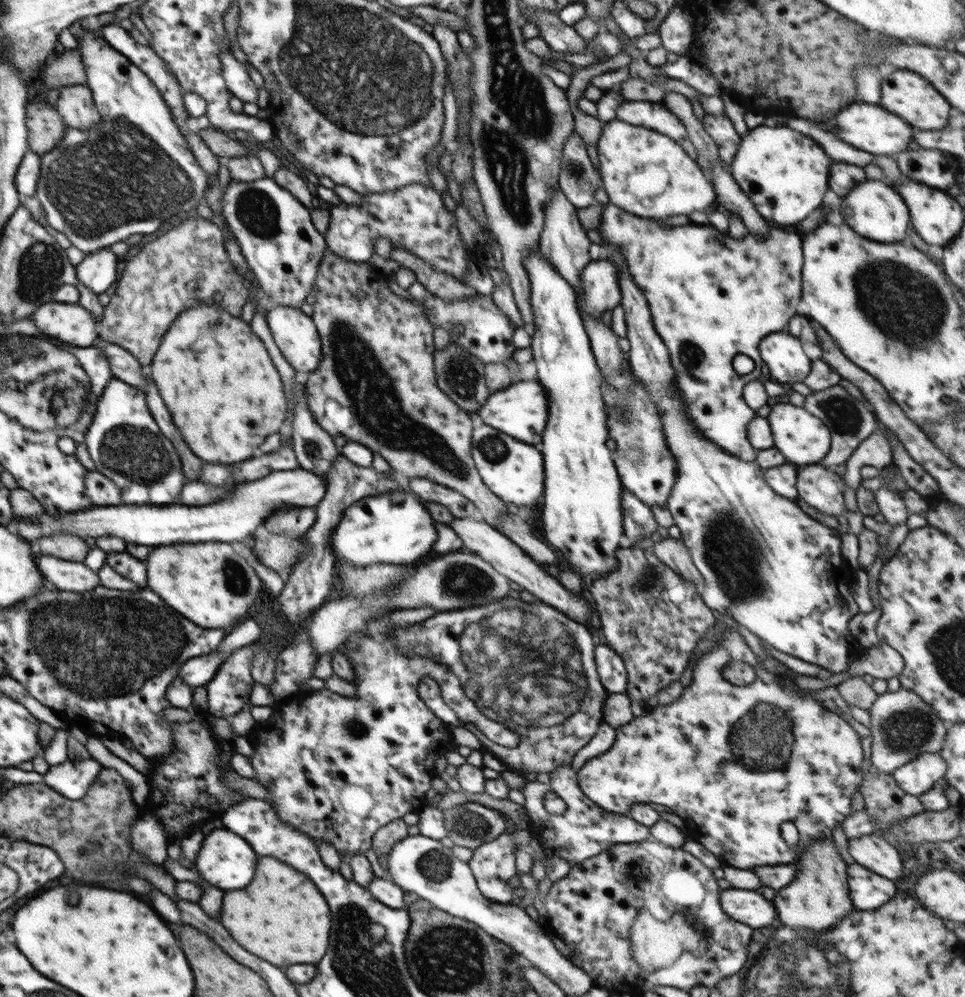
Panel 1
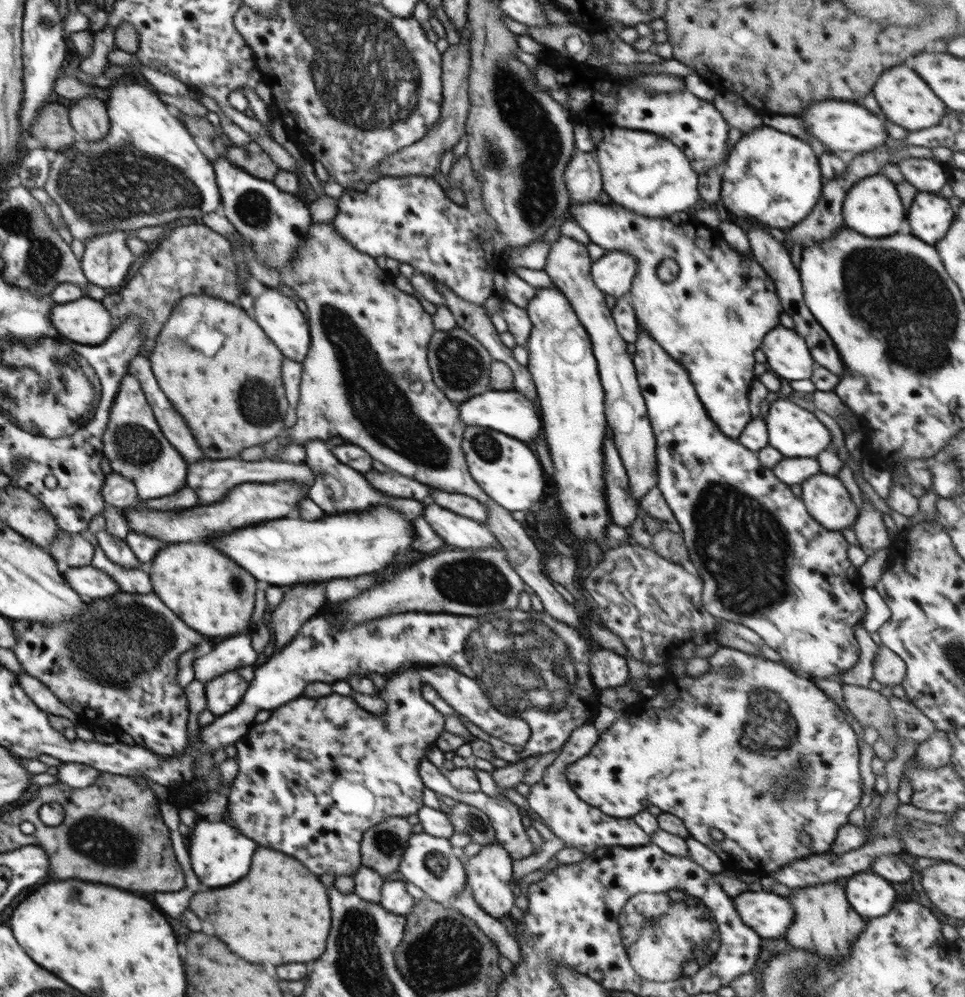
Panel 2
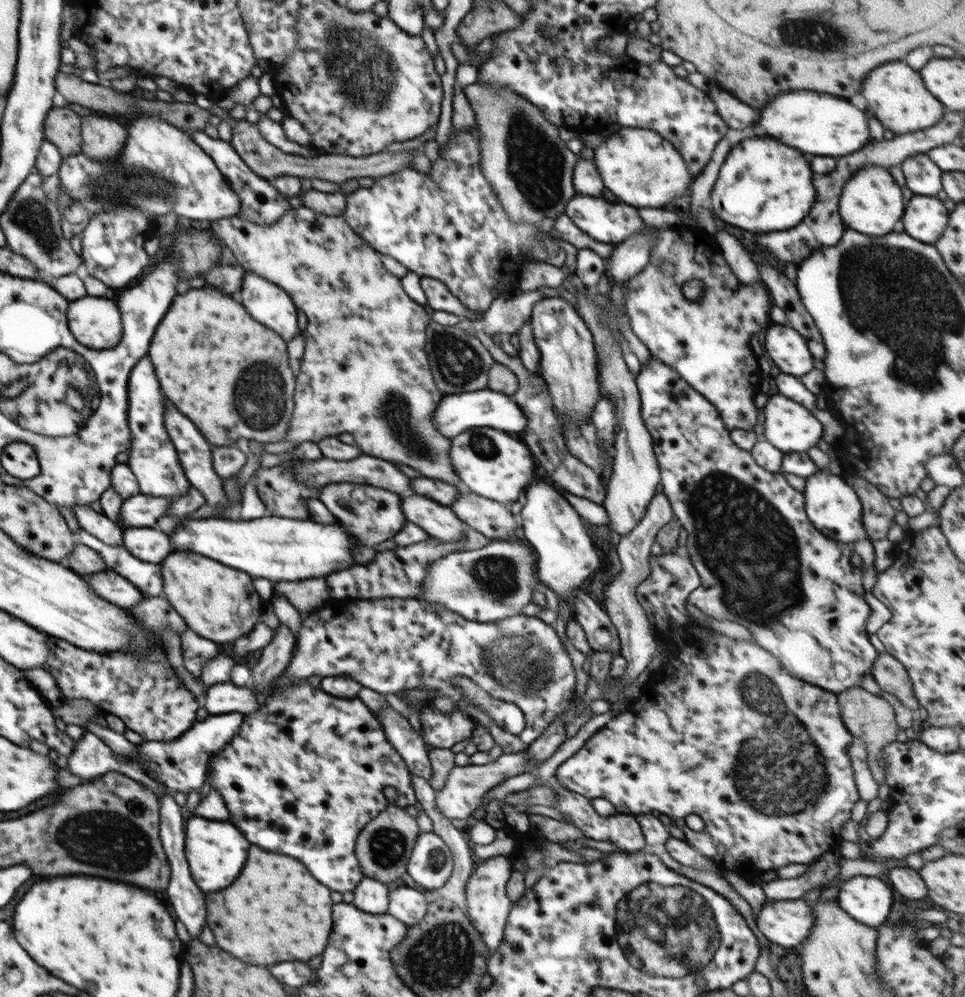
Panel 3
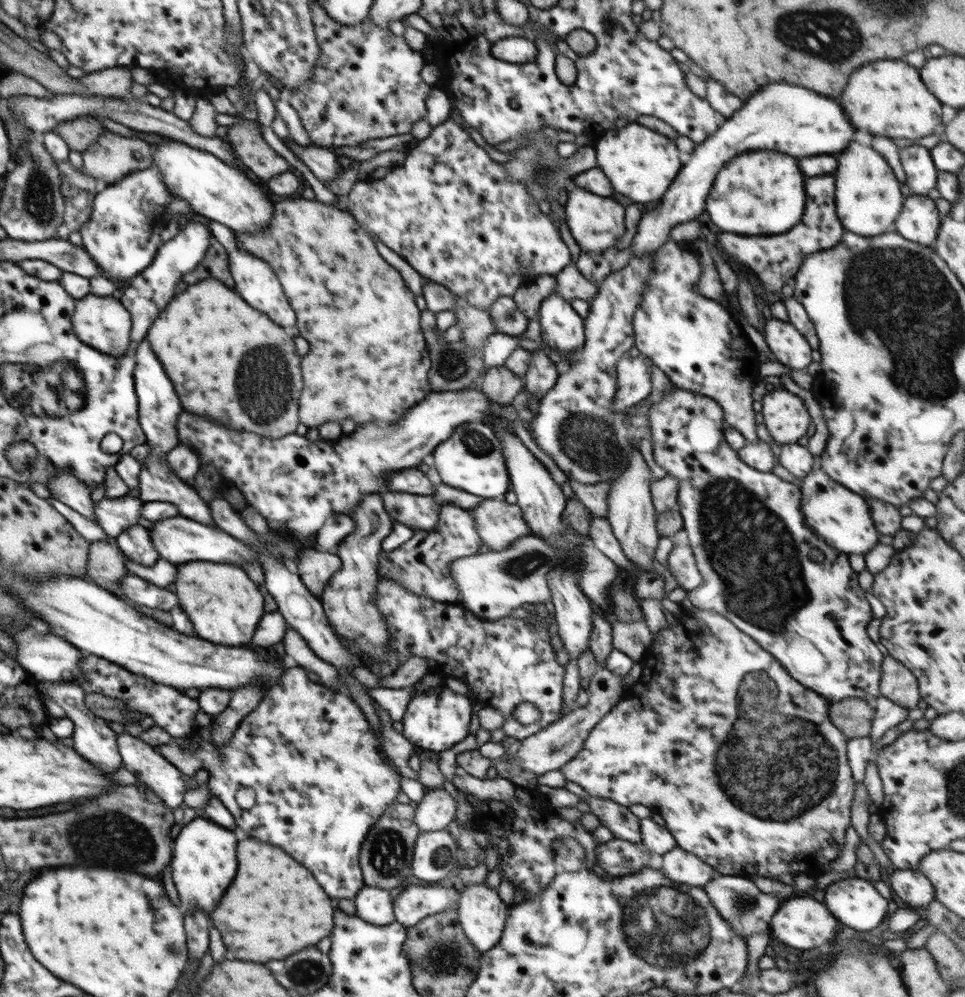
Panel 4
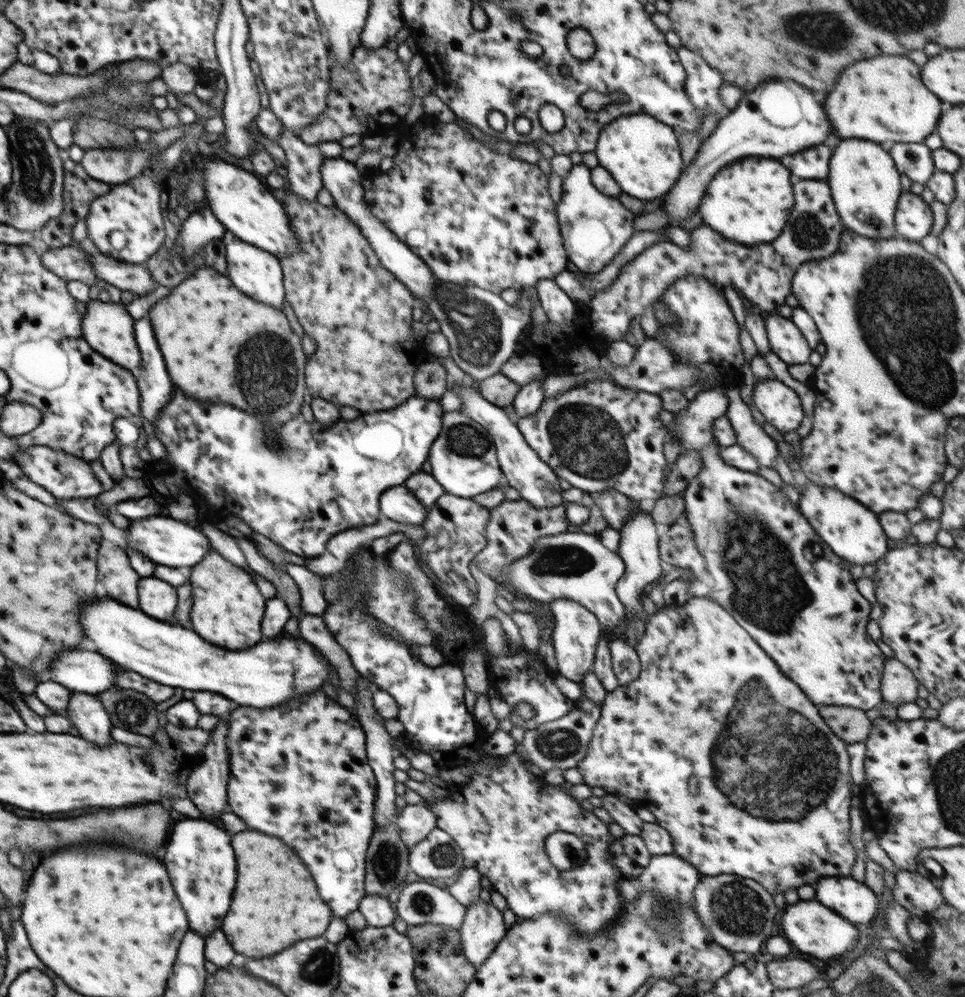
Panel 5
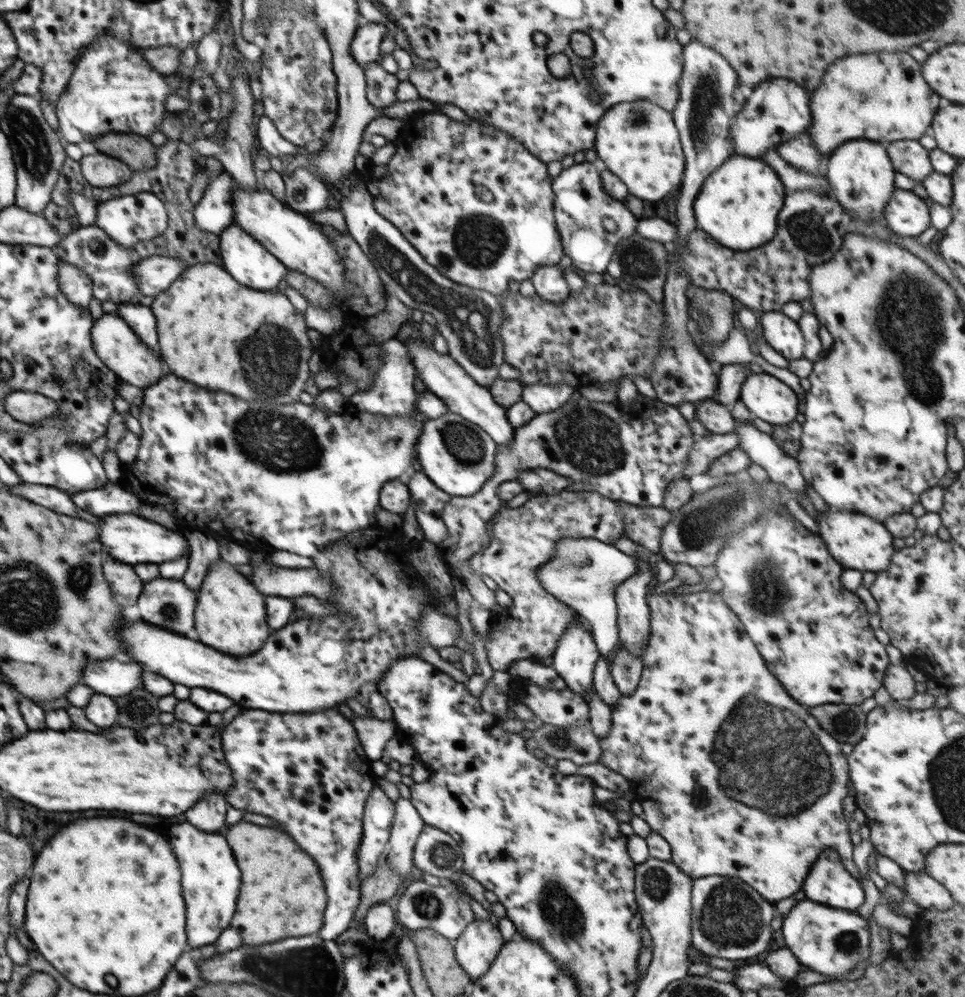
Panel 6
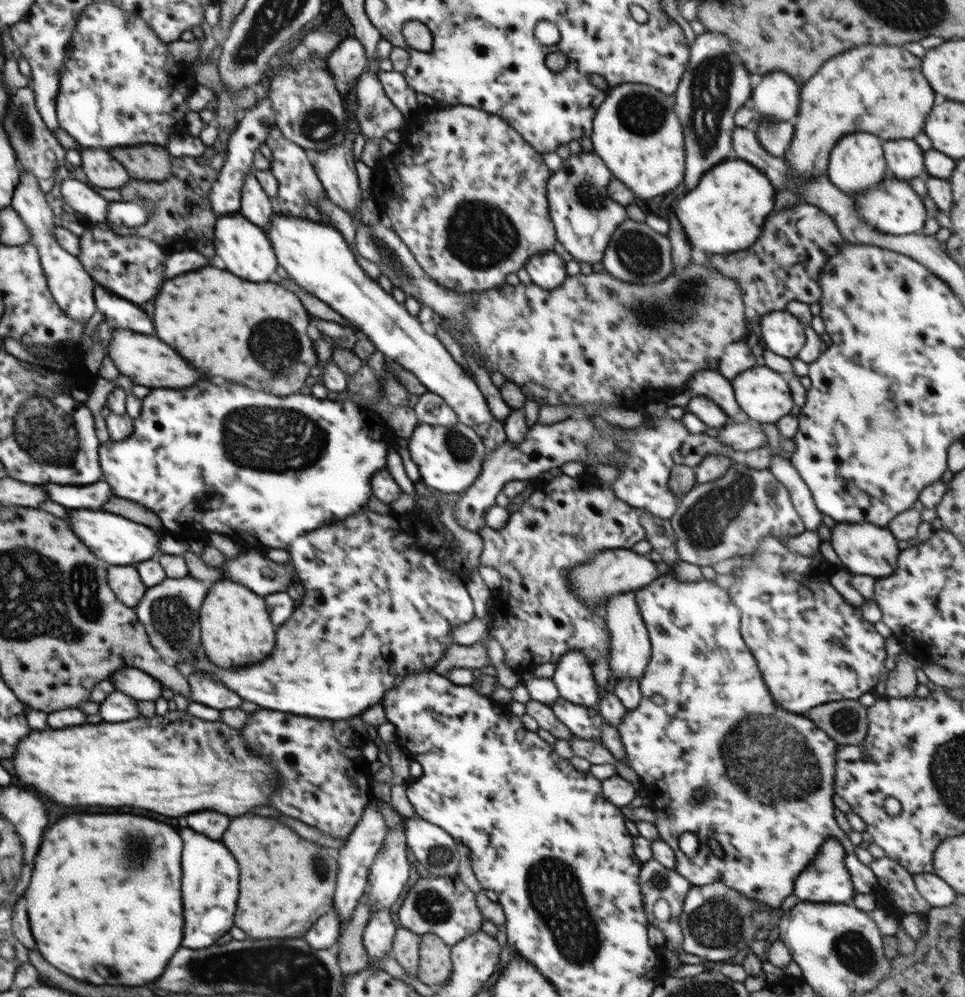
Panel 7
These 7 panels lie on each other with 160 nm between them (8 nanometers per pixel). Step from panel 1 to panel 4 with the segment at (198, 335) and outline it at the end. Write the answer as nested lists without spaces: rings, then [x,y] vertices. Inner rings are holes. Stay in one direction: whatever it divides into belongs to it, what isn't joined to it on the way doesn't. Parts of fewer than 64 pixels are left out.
[[[202,280],[176,294],[152,323],[147,341],[170,376],[183,410],[220,422],[223,427],[253,432],[266,438],[278,439],[295,432],[299,424],[298,398],[303,378],[301,357],[296,355],[293,337],[263,312],[250,308],[222,282]]]

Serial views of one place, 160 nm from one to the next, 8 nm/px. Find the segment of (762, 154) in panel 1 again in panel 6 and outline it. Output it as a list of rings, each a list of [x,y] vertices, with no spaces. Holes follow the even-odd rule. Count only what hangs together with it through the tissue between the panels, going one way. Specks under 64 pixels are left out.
[[[734,154],[706,178],[694,202],[694,216],[700,228],[722,246],[750,250],[770,242],[776,236],[776,218],[782,204],[784,186],[778,174],[762,160]]]

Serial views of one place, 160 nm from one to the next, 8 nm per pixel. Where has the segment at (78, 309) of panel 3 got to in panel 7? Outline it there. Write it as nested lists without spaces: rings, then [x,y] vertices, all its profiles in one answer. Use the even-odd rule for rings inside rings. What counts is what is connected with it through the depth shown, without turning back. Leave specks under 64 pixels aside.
[[[113,328],[111,341],[108,347],[108,358],[116,365],[119,374],[131,378],[133,384],[155,388],[186,388],[200,380],[200,374],[190,368],[180,354],[176,354],[168,344],[158,340],[156,336],[138,334],[130,329]]]

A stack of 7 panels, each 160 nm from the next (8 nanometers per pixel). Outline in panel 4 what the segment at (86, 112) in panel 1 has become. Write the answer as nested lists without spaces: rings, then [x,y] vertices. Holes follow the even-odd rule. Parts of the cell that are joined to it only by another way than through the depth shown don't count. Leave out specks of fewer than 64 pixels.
[[[106,130],[86,150],[83,150],[83,168],[85,172],[99,182],[114,182],[134,172],[146,170],[153,164],[153,146],[138,137],[126,137]]]

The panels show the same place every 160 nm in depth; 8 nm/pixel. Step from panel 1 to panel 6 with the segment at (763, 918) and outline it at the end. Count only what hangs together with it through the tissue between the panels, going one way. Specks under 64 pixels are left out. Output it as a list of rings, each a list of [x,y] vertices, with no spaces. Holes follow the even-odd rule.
[[[808,899],[797,902],[784,918],[781,929],[784,946],[794,953],[801,964],[819,972],[827,981],[832,981],[832,978],[840,981],[860,962],[866,962],[871,955],[871,931],[868,929],[868,921],[858,912],[816,904]]]

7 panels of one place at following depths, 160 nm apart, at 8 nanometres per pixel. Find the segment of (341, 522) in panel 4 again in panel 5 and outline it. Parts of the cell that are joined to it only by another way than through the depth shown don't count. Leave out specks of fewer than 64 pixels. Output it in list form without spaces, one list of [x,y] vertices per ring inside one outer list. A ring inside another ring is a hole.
[[[394,520],[376,524],[349,528],[332,536],[332,541],[327,554],[319,557],[305,558],[306,568],[320,576],[329,576],[345,570],[349,558],[360,548],[370,548],[375,538],[382,538],[394,532],[404,532],[406,538],[412,541],[421,541],[425,537],[425,530],[420,524],[402,524]]]

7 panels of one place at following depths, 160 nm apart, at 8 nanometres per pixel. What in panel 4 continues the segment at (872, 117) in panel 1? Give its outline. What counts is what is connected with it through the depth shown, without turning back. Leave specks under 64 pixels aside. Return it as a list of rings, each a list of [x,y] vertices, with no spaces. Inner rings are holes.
[[[774,82],[762,86],[735,115],[723,119],[718,130],[701,142],[695,144],[691,158],[683,164],[678,180],[668,188],[664,200],[657,207],[642,215],[638,231],[632,240],[632,255],[642,257],[655,253],[670,238],[674,226],[688,220],[704,218],[705,200],[710,194],[714,178],[728,160],[750,150],[778,150],[796,158],[816,156],[816,154],[836,154],[848,148],[852,142],[852,126],[842,106],[830,98],[820,96],[809,88],[792,86],[784,82]]]

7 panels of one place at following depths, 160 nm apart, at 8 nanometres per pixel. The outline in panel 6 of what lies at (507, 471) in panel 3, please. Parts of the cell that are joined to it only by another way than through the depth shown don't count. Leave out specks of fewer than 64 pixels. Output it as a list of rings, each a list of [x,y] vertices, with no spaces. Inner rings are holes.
[[[450,411],[438,418],[428,419],[416,445],[422,472],[452,497],[468,497],[481,490],[494,475],[498,447],[483,428]]]

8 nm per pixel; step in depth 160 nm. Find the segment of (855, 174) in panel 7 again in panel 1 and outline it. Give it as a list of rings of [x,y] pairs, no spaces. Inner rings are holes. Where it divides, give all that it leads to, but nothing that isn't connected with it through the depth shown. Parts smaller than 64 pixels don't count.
[[[868,180],[858,184],[844,200],[840,206],[842,218],[844,222],[858,232],[860,236],[874,240],[874,242],[884,242],[884,244],[905,243],[908,238],[908,226],[910,226],[910,214],[908,214],[908,206],[904,204],[904,200],[898,196],[896,190],[892,190],[890,186],[886,186],[884,182],[878,180]]]

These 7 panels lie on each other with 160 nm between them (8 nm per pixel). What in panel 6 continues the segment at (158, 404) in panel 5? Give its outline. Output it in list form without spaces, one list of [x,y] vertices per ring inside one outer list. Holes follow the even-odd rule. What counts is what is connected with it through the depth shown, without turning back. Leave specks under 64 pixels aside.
[[[119,303],[116,314],[120,315],[133,331],[142,336],[140,340],[148,344],[148,348],[158,352],[158,338],[156,338],[156,318],[152,310],[144,305],[124,305]]]

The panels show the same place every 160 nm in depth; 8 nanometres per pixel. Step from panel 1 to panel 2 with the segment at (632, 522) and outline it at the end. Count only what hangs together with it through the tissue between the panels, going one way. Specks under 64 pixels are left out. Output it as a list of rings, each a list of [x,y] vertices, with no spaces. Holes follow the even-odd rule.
[[[605,436],[603,440],[605,456],[605,492],[606,504],[614,524],[626,528],[638,518],[640,503],[630,494],[628,473],[622,464],[613,439]]]

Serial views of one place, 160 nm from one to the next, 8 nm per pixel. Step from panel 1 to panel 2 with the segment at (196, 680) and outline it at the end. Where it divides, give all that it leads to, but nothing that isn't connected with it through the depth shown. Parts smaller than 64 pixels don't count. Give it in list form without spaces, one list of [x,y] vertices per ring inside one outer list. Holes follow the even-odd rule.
[[[249,632],[227,637],[217,645],[213,645],[208,654],[197,658],[193,664],[195,678],[200,681],[211,681],[213,677],[235,668],[256,665],[258,654],[252,647]],[[248,634],[248,636],[246,636]]]

